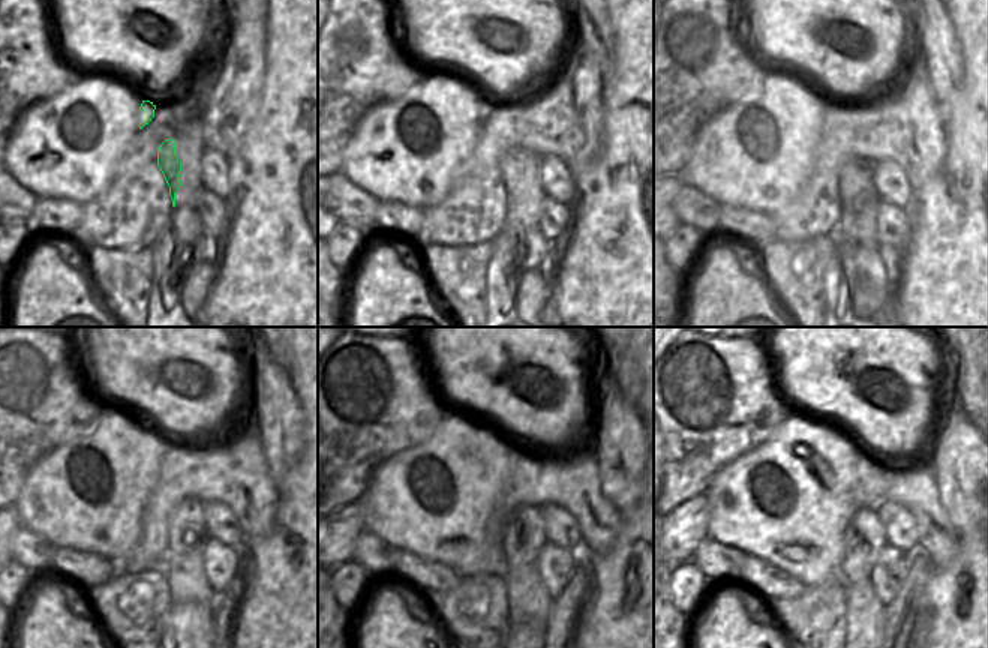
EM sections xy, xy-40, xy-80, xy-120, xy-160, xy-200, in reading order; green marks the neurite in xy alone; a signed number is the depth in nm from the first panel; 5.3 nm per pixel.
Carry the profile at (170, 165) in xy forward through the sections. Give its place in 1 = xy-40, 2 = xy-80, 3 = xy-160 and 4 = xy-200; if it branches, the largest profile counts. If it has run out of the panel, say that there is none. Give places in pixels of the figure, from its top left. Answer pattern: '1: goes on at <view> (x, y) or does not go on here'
1: goes on at xy-40 (510, 170)
2: goes on at xy-80 (849, 170)
3: goes on at xy-160 (526, 554)
4: goes on at xy-200 (858, 566)

